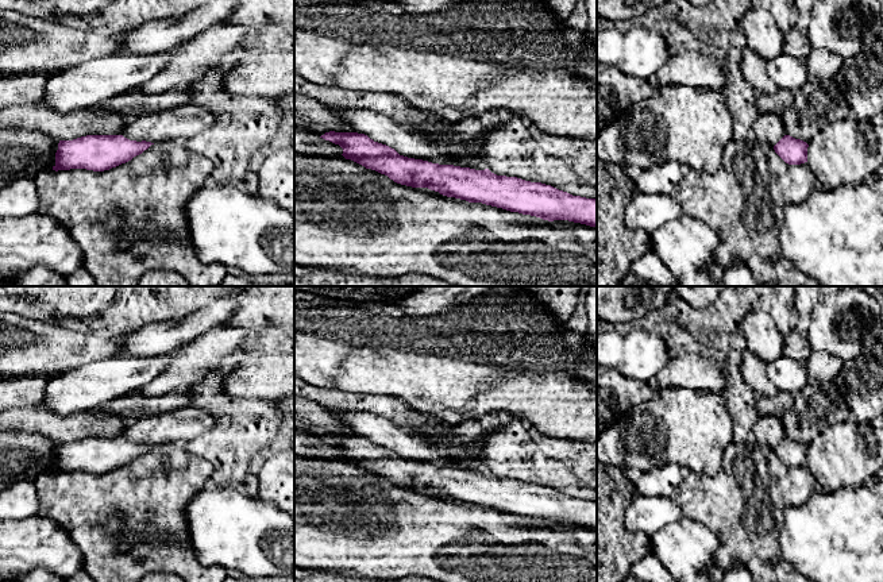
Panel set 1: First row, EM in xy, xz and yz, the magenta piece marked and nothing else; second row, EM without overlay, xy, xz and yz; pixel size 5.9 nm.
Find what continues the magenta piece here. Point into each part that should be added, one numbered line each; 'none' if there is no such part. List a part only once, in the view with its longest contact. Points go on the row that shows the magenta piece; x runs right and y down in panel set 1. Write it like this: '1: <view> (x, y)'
1: xz (381, 128)

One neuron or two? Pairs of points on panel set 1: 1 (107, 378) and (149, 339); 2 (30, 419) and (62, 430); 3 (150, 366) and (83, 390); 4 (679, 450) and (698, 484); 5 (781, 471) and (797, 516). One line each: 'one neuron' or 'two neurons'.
1: two neurons
2: one neuron
3: one neuron
4: two neurons
5: two neurons

